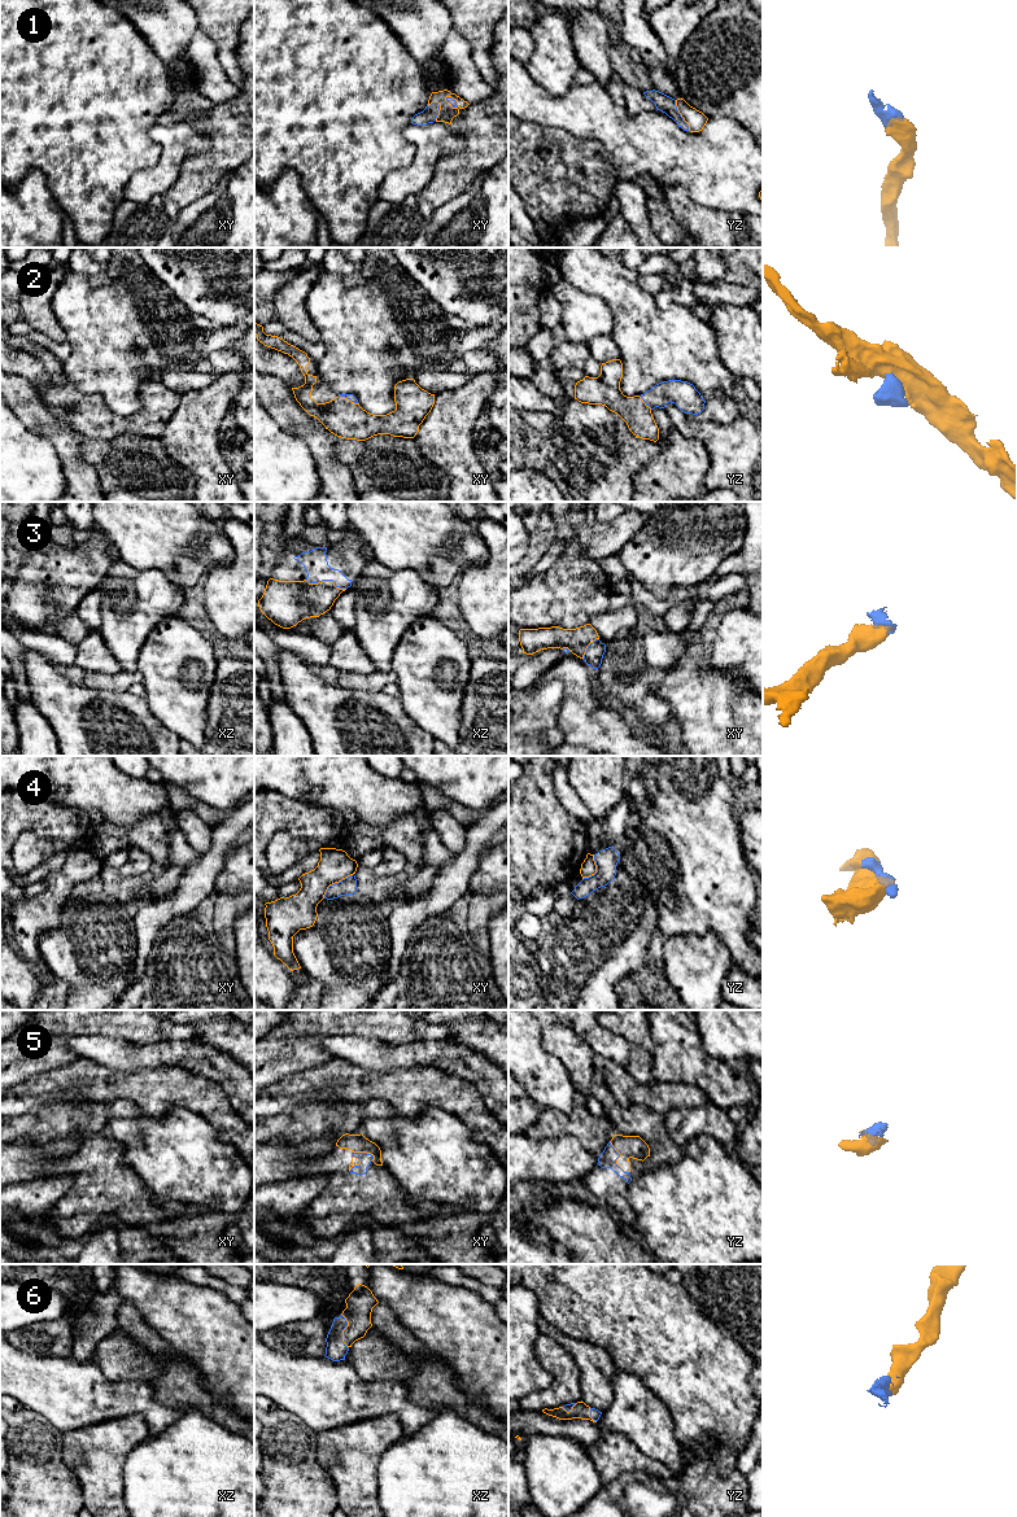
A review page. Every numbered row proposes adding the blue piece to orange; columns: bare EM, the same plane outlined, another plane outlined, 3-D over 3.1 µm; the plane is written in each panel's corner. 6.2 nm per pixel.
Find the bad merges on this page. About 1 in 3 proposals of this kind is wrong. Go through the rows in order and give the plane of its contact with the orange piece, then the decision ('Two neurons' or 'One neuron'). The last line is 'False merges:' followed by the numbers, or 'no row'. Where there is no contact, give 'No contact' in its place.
1: Touches orange in yz. One neuron
2: Touches orange in yz. One neuron
3: Touches orange in xz. One neuron
4: Touches orange in xy. Two neurons
5: Touches orange in yz. One neuron
6: Touches orange in xz. One neuron
False merges: 4

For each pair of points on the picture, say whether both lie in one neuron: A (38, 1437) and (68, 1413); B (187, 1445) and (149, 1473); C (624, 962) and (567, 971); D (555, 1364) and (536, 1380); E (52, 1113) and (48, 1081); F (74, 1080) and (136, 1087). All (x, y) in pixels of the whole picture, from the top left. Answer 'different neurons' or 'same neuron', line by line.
A: different neurons
B: same neuron
C: same neuron
D: different neurons
E: different neurons
F: same neuron

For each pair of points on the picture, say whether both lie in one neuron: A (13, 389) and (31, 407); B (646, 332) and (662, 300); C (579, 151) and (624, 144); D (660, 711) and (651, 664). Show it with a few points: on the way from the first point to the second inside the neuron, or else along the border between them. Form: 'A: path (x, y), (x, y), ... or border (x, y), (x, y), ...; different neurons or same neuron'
A: path (17, 393), (27, 403); same neuron
B: border (654, 297), (662, 309), (666, 309), (673, 301); different neurons
C: border (575, 135), (596, 139), (606, 151), (615, 175); different neurons
D: path (649, 699), (647, 676); same neuron

